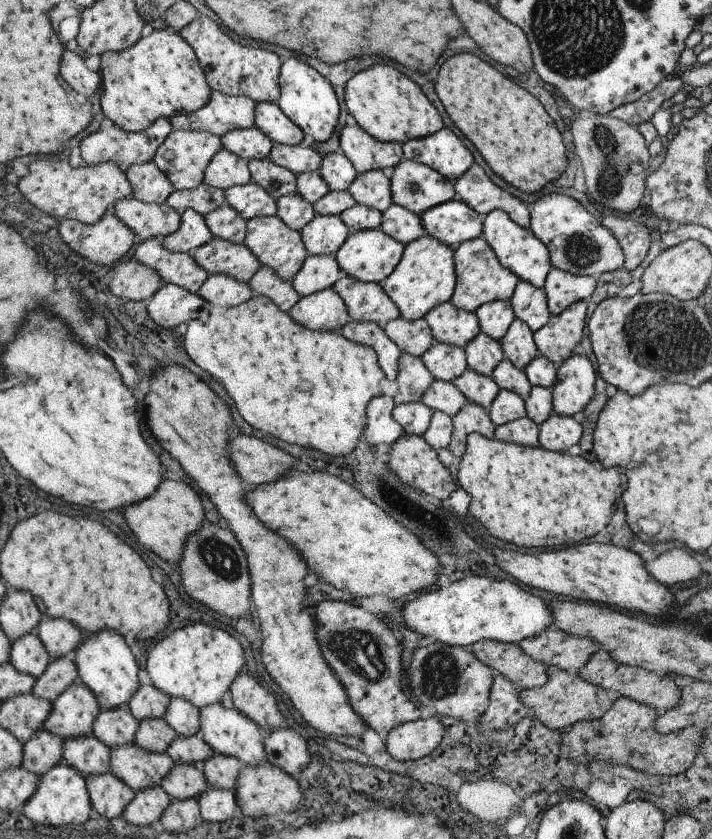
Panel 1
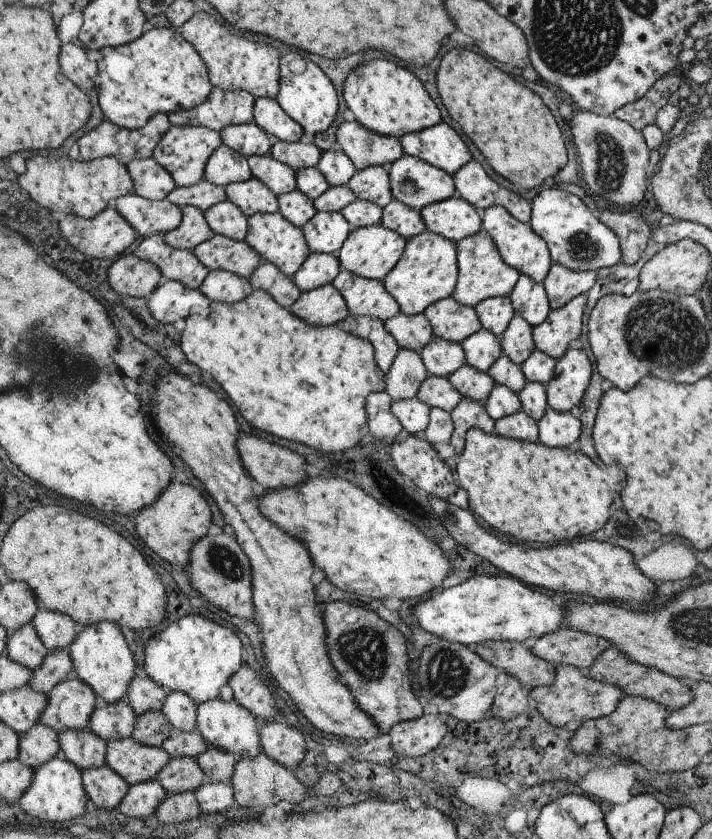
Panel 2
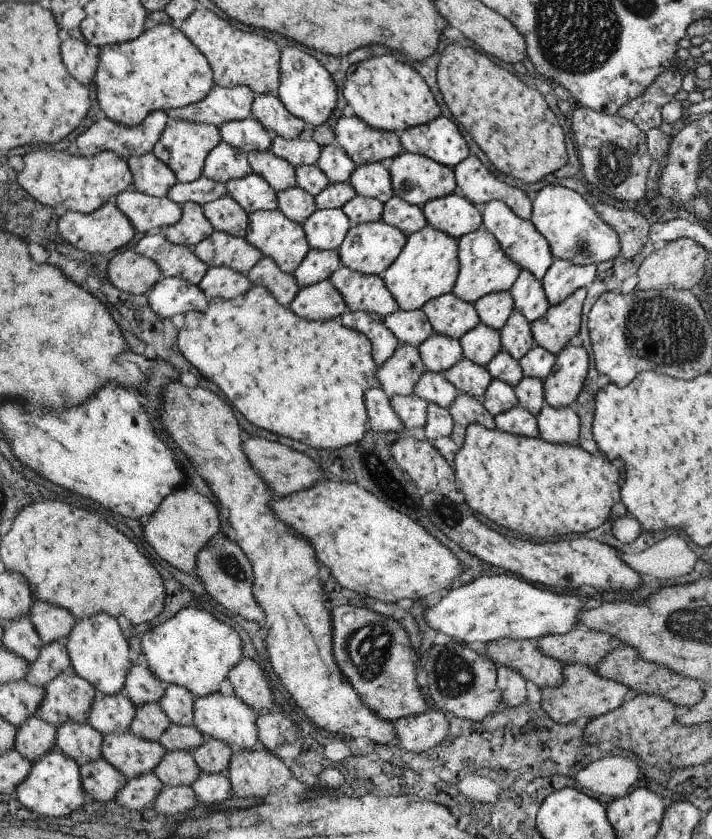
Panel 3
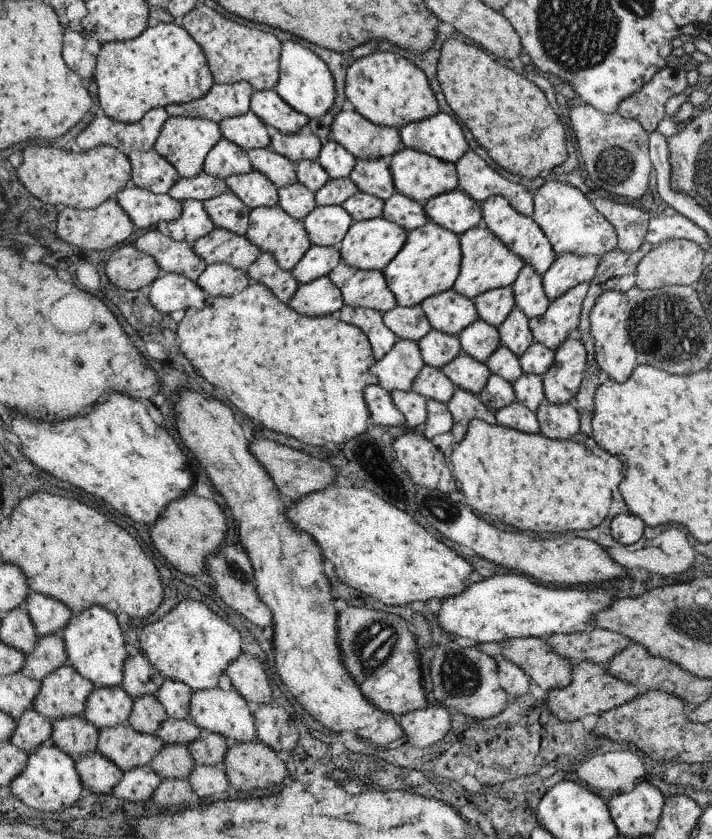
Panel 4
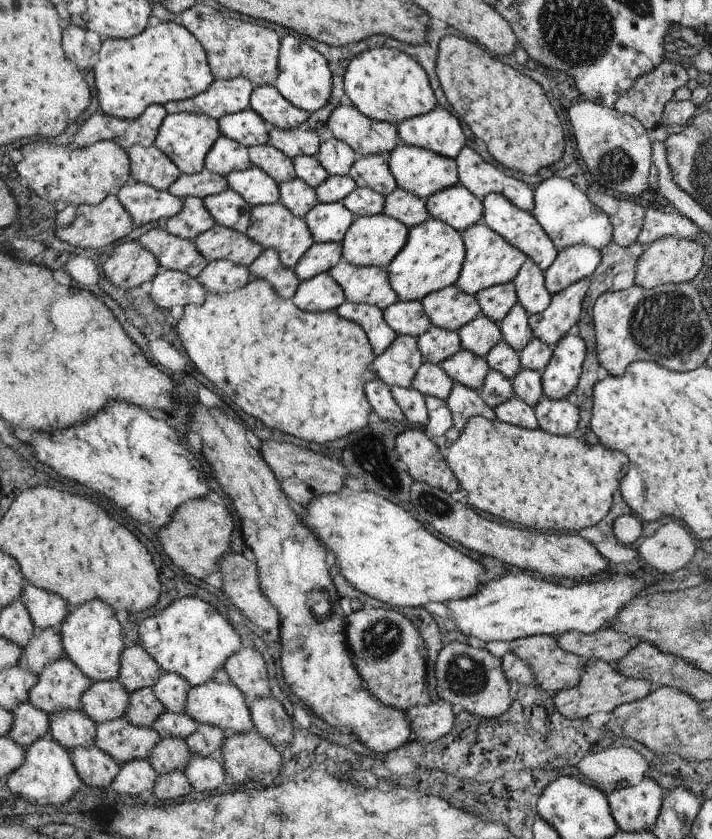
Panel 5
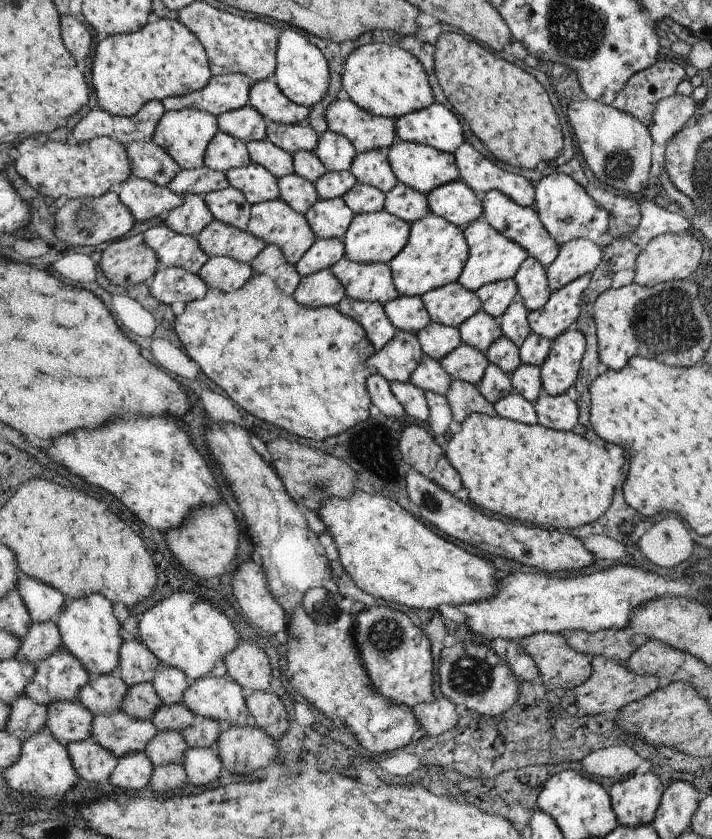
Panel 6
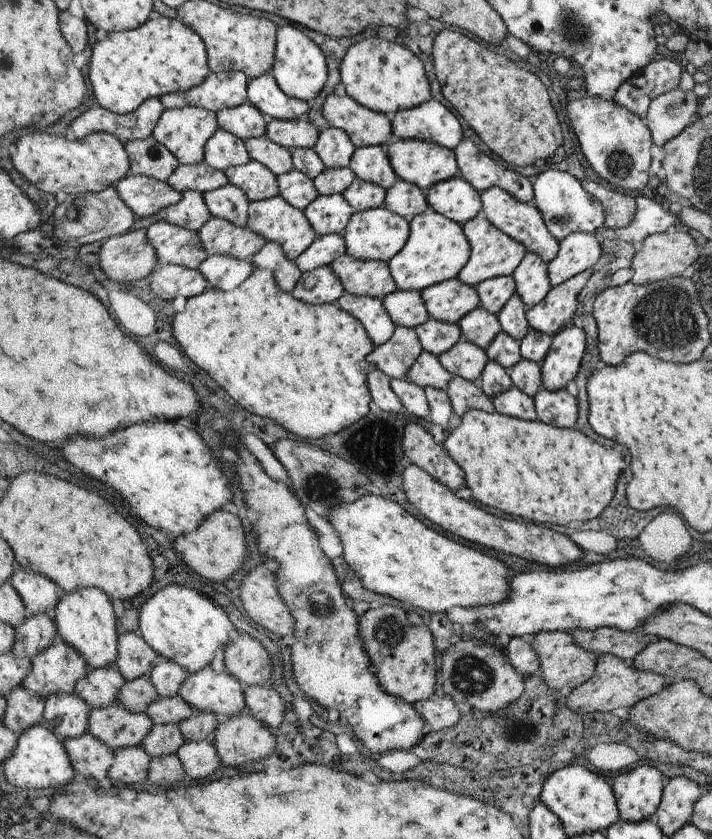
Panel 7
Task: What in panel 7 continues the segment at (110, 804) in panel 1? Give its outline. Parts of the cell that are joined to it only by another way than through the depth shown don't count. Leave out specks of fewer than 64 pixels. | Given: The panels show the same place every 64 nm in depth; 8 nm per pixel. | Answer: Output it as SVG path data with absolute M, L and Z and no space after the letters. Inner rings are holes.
M85 732L79 738L65 740L65 744L67 756L71 756L71 764L75 764L75 772L95 784L107 782L109 768L113 766L113 750L105 742Z

